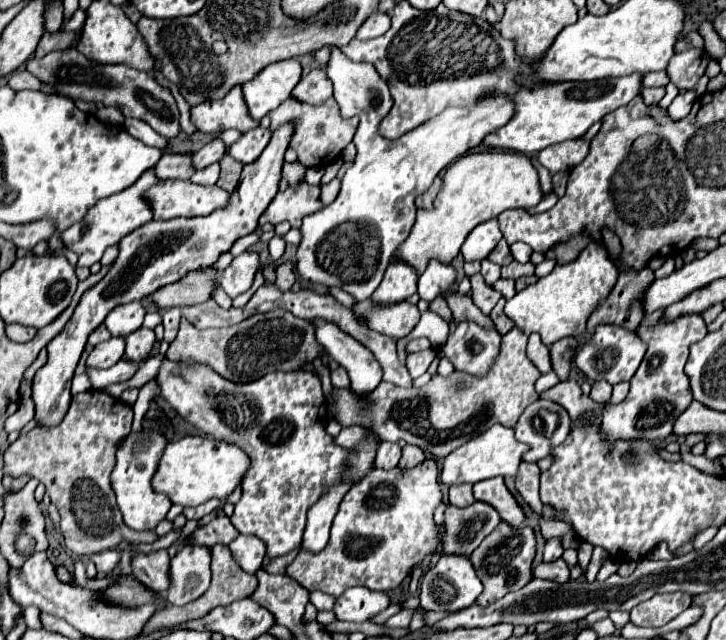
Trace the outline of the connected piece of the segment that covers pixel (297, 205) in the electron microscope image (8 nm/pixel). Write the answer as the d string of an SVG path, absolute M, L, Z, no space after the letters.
M301 182L297 186L289 186L285 192L279 192L273 198L273 202L263 212L259 222L261 224L271 222L273 226L277 226L279 222L287 220L291 224L291 228L299 228L301 220L307 214L313 214L323 208L319 194L321 194L319 186L309 186L305 182Z

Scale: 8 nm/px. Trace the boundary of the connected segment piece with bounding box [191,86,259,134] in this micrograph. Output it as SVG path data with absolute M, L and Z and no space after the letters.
M235 86L225 98L205 102L191 108L191 120L199 132L217 134L227 128L235 128L239 132L249 132L259 126L257 120L251 118L241 86Z

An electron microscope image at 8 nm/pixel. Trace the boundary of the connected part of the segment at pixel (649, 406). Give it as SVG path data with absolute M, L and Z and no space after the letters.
M655 310L653 314L645 314L641 326L637 328L643 342L647 342L647 354L631 378L631 390L627 398L619 404L607 404L603 408L601 430L609 442L617 440L663 440L671 434L673 422L677 416L693 402L693 394L689 388L689 378L683 372L683 366L689 358L689 346L707 336L707 326L701 314L683 314L675 320L663 320L665 310Z

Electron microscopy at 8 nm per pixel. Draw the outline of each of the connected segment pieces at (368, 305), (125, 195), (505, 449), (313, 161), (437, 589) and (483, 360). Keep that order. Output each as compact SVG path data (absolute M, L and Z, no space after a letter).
M367 298L365 302L353 304L353 314L355 318L363 318L369 330L391 336L395 340L405 338L419 322L419 310L409 302L397 302L393 306L373 306L373 300Z
M147 170L131 188L127 188L125 192L119 192L119 194L115 194L111 198L105 198L105 200L97 202L89 210L89 214L85 214L85 218L81 222L75 222L73 226L69 226L67 230L61 232L61 242L79 256L77 266L85 266L85 268L93 266L95 262L101 260L103 252L109 246L117 244L123 236L127 236L129 232L133 232L135 228L143 226L145 222L149 222L153 218L153 212L151 212L147 200L143 198L143 192L147 188L151 188L153 184L157 184L157 182L159 180L155 178L153 170Z
M495 424L489 430L485 430L483 434L475 436L473 440L465 442L457 450L453 450L449 456L445 456L441 474L439 474L439 482L445 486L455 486L455 484L477 484L481 480L495 478L495 476L503 476L503 478L515 476L525 450L529 450L529 446L517 442L511 428Z
M289 98L277 110L273 110L269 114L269 118L271 118L271 130L277 130L285 122L297 122L297 128L295 128L295 134L293 134L293 140L291 140L291 148L299 154L299 162L305 164L307 168L313 168L313 166L323 168L329 162L337 160L341 150L353 140L357 126L359 126L357 116L353 116L349 120L341 118L335 98L329 98L321 106L309 106L309 104L297 102L295 98Z
M443 554L441 560L437 562L437 566L431 568L431 570L423 576L419 600L421 600L421 608L423 608L423 610L457 612L457 610L463 610L463 608L471 606L471 604L477 600L477 596L481 594L481 590L483 590L483 584L481 584L481 580L477 578L477 574L475 574L473 564L469 562L469 558Z
M461 320L451 328L447 342L435 350L437 358L449 358L455 370L467 374L487 374L499 354L501 336L475 322Z

